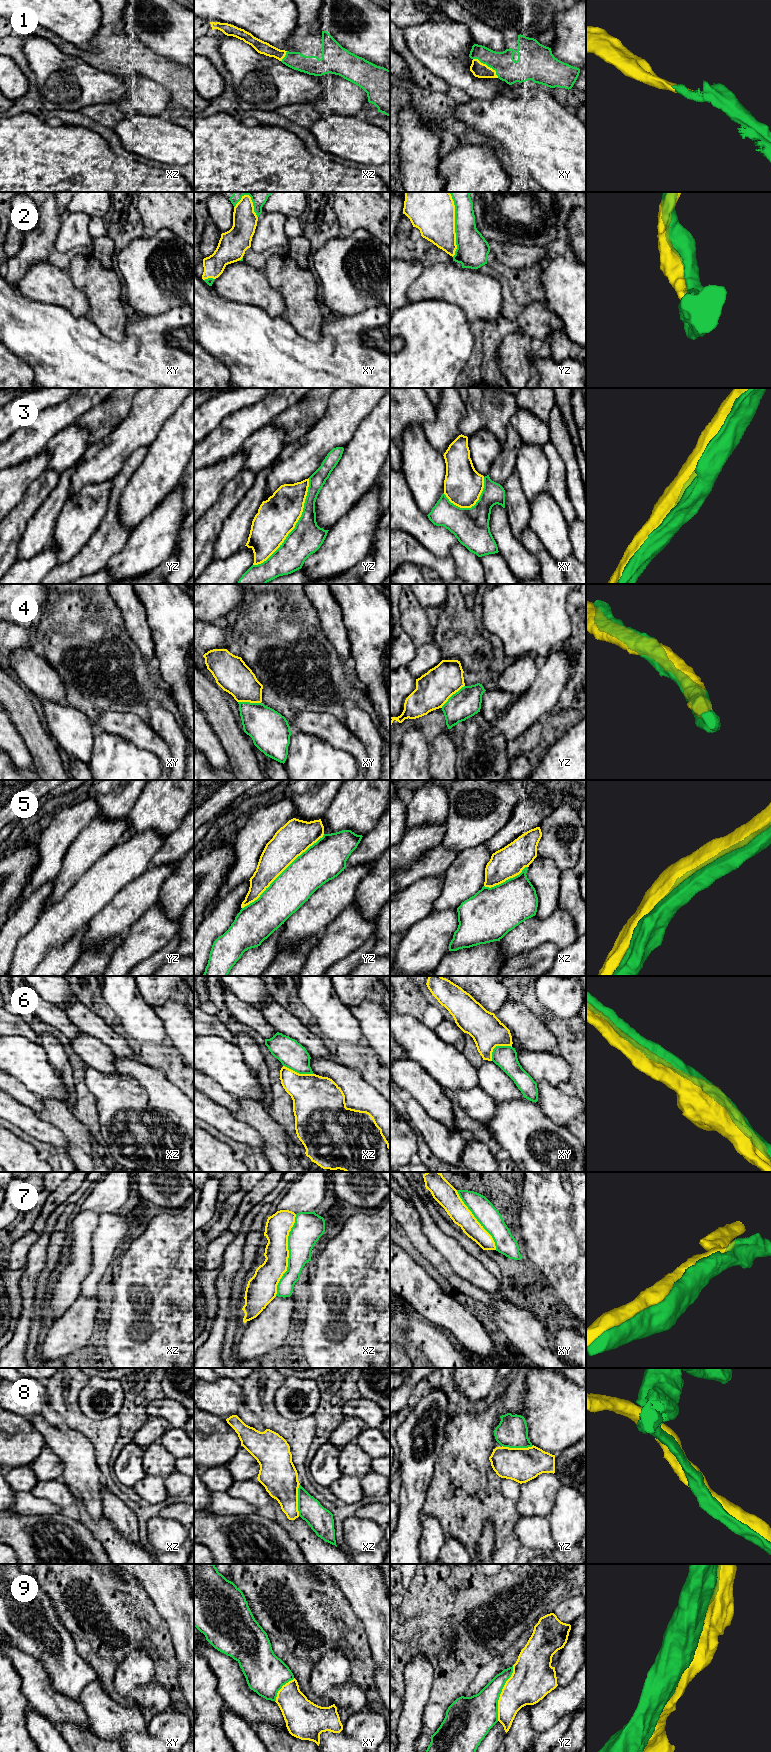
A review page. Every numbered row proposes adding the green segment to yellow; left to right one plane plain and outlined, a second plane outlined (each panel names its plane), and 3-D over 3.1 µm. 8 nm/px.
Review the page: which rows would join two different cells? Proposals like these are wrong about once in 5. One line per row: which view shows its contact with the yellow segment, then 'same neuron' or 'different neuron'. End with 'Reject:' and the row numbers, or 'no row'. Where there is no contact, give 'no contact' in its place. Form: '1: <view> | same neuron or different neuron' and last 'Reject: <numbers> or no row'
1: xy | same neuron
2: yz | same neuron
3: yz | different neuron
4: yz | same neuron
5: yz | different neuron
6: xz | same neuron
7: xz | different neuron
8: xz | same neuron
9: yz | different neuron
Reject: 3, 5, 7, 9

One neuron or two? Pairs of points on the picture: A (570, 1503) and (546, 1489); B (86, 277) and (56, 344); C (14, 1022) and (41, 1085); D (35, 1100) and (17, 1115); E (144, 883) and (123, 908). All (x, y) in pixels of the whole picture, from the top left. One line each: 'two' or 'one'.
A: two
B: two
C: one
D: two
E: one

